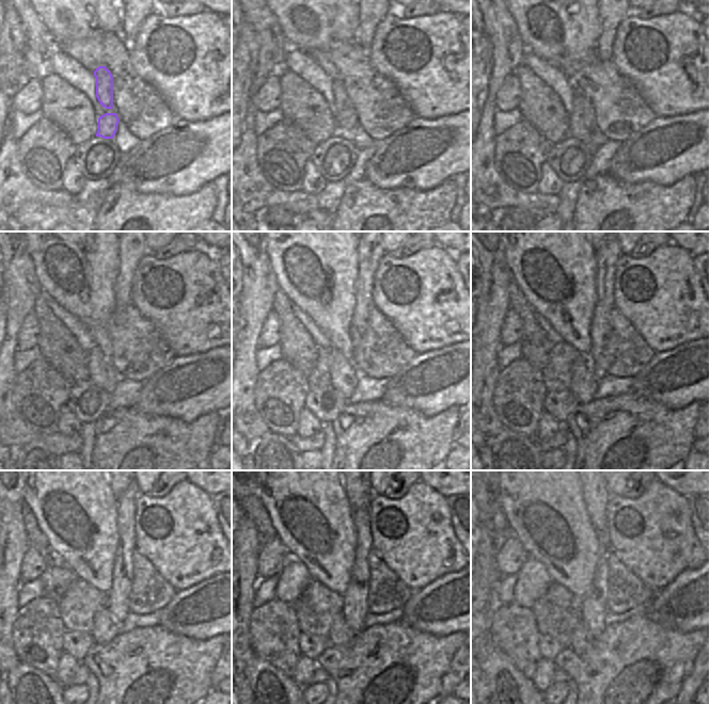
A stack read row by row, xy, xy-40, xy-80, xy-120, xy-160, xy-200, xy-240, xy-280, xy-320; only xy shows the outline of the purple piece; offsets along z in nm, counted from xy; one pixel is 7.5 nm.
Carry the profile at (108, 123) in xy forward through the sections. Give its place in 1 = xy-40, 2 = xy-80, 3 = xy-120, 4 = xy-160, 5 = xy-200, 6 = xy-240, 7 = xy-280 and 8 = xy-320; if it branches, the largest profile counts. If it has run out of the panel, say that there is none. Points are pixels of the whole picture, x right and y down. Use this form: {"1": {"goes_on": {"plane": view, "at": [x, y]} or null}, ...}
{"1": {"goes_on": {"plane": "xy-40", "at": [346, 121]}}, "2": {"goes_on": {"plane": "xy-80", "at": [582, 118]}}, "3": {"goes_on": {"plane": "xy-120", "at": [101, 371]}}, "4": {"goes_on": {"plane": "xy-160", "at": [344, 376]}}, "5": {"goes_on": {"plane": "xy-200", "at": [583, 383]}}, "6": {"goes_on": {"plane": "xy-240", "at": [105, 628]}}, "7": {"goes_on": {"plane": "xy-280", "at": [341, 634]}}, "8": {"goes_on": {"plane": "xy-320", "at": [581, 640]}}}

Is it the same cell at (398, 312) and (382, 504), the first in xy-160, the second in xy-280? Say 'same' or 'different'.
same

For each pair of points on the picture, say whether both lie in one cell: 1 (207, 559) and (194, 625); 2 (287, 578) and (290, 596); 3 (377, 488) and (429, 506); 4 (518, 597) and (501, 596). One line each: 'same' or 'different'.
1: different
2: same
3: different
4: different

